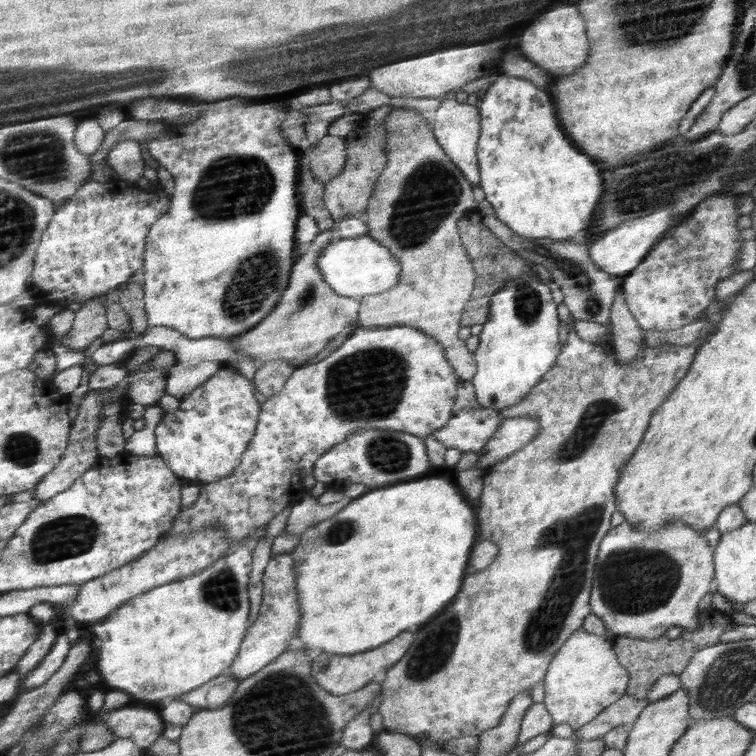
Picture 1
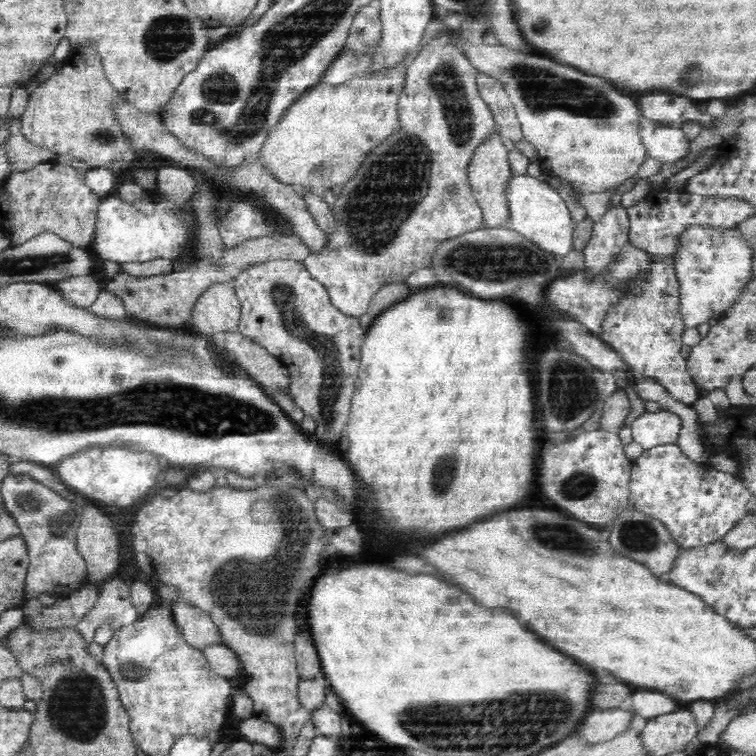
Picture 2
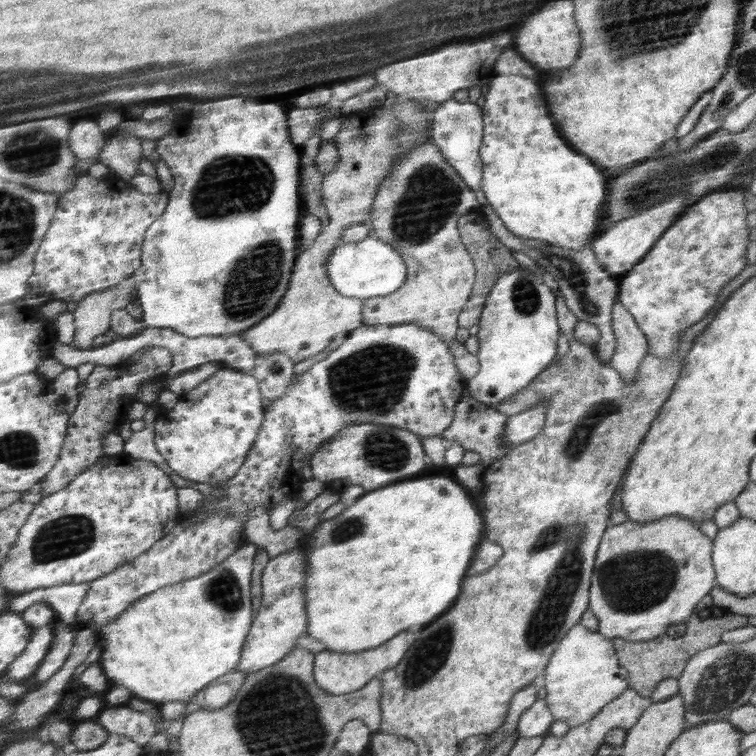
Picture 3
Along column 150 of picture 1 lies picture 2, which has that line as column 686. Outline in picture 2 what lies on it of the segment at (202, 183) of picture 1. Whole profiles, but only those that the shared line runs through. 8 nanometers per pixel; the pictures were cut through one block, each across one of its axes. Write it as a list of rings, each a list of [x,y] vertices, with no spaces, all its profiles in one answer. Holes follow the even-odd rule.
[[[646,117],[642,118],[642,139],[647,147],[647,157],[660,162],[676,162],[690,150],[690,141],[681,127],[661,124]],[[692,225],[682,234],[682,245],[669,262],[676,268],[676,279],[680,280],[679,306],[682,307],[682,317],[687,328],[697,328],[700,324],[724,315],[726,310],[732,308],[734,301],[740,299],[753,278],[752,246],[736,230],[728,230],[728,234],[716,234],[716,229],[712,230],[708,225]]]

